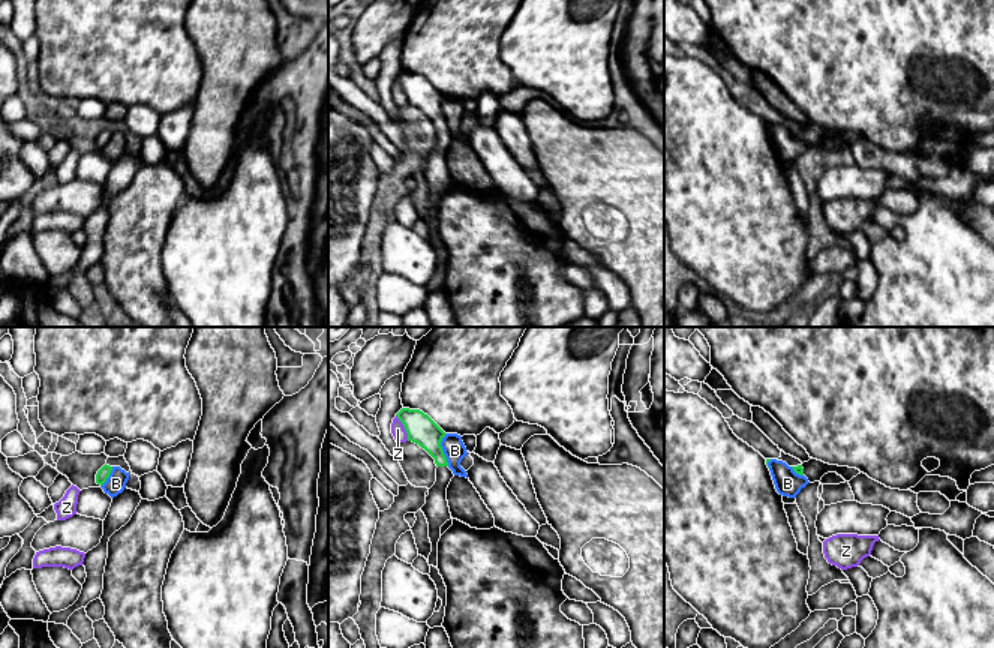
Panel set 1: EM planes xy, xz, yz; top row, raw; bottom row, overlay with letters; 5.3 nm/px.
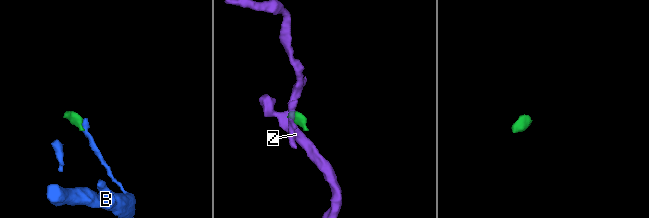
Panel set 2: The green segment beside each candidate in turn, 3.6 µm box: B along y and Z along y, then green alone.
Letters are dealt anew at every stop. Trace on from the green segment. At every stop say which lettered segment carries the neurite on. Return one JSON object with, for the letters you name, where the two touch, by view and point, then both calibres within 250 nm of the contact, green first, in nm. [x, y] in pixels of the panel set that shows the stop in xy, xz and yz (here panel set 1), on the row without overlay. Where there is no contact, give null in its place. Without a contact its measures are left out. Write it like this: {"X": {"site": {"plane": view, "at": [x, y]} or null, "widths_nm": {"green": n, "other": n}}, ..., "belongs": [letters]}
{"belongs": []}

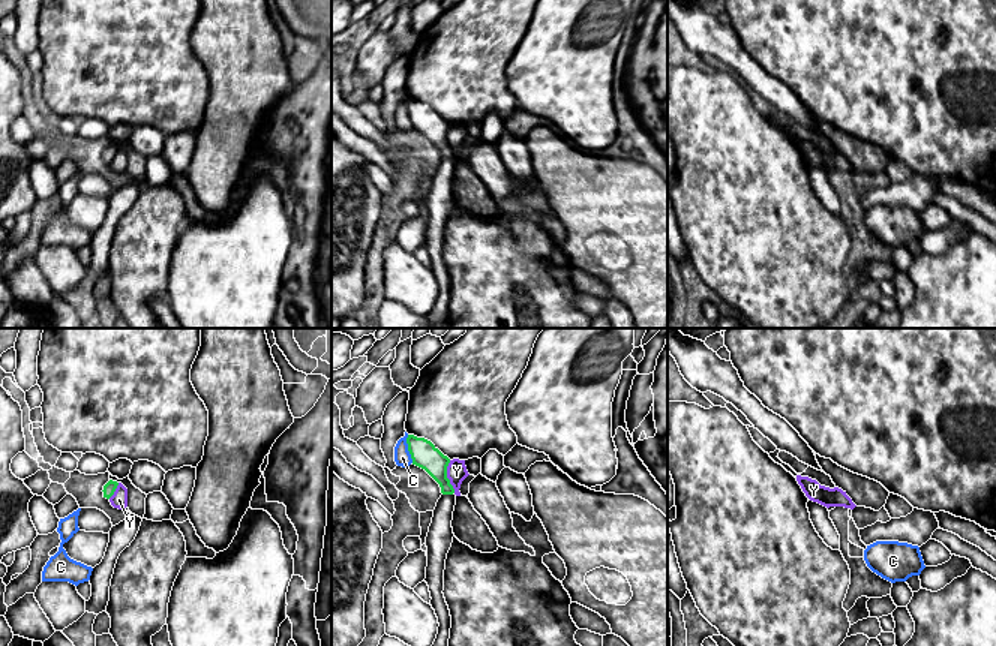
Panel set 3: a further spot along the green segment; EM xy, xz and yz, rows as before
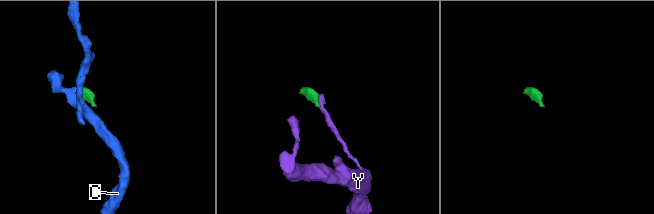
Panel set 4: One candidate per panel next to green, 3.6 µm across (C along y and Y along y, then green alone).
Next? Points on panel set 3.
{"belongs": []}

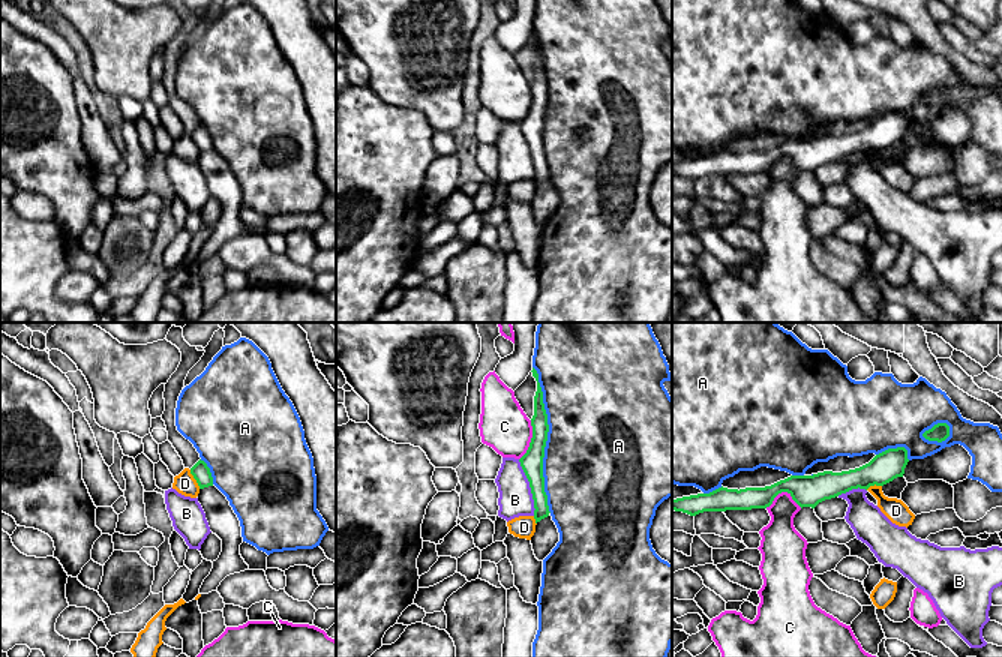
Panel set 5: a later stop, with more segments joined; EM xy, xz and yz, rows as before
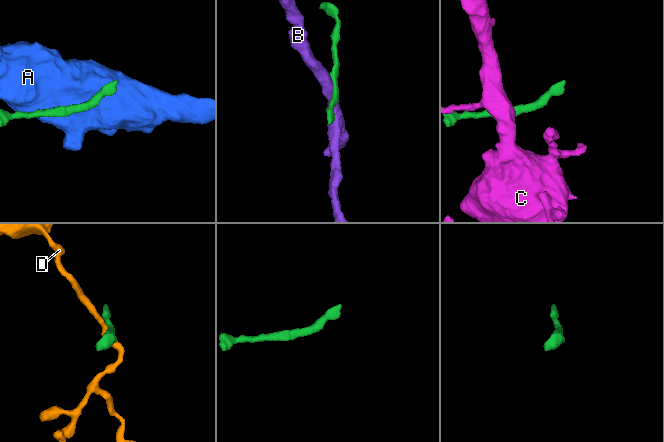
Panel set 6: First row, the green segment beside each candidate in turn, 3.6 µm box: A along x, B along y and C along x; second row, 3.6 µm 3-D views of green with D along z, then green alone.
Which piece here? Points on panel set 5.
{"belongs": []}

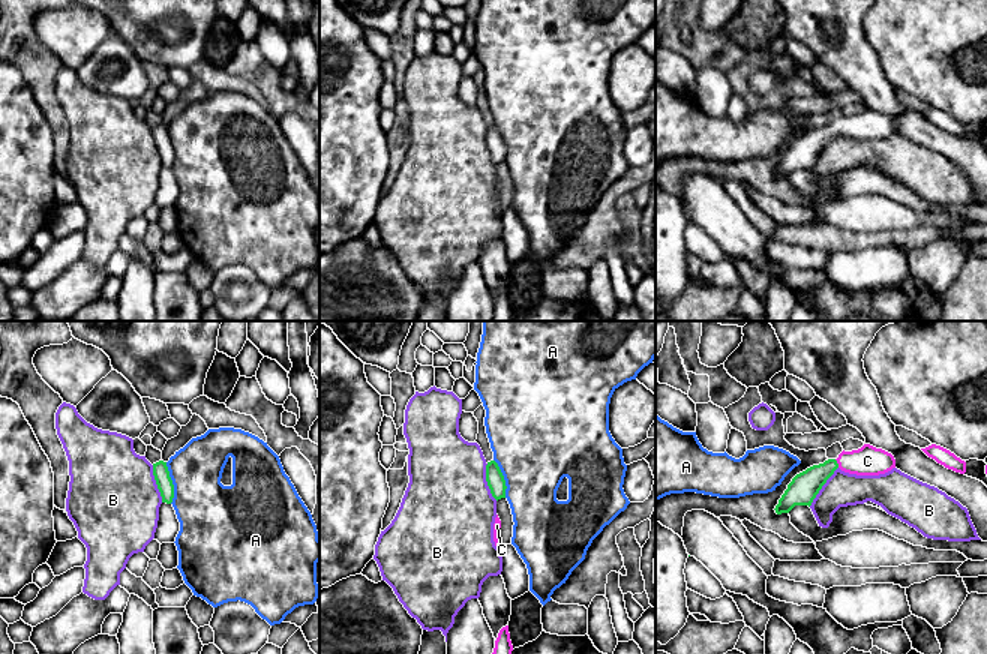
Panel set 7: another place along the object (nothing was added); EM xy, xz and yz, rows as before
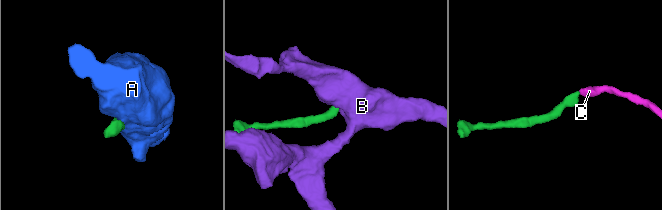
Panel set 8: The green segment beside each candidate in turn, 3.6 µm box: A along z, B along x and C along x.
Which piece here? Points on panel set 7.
{"C": {"site": {"plane": "yz", "at": [837, 128]}, "widths_nm": {"green": 160, "other": 160}}, "belongs": ["C"]}

